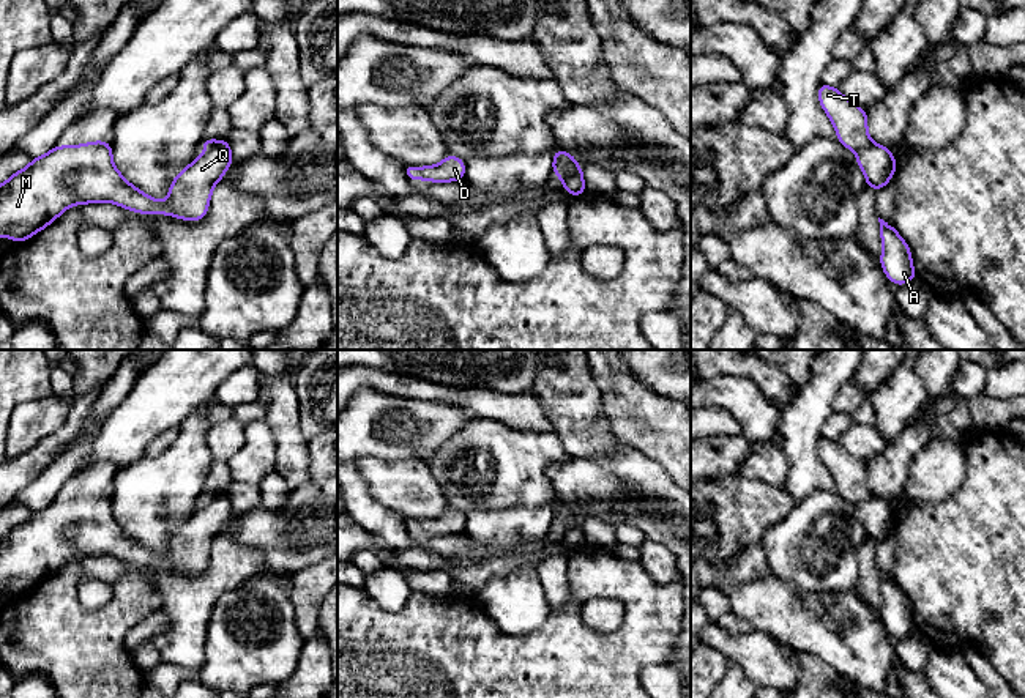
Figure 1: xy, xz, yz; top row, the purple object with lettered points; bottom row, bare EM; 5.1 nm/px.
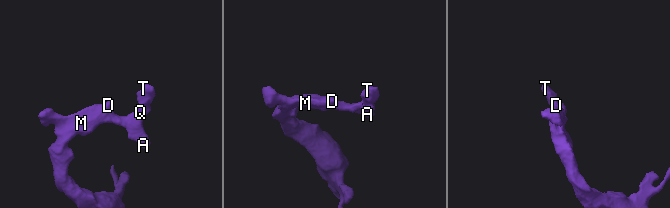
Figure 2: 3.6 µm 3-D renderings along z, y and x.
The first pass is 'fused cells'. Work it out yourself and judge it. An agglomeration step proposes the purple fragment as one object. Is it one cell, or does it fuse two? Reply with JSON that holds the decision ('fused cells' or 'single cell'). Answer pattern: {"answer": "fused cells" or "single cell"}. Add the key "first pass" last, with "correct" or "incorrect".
{"answer": "fused cells", "first pass": "correct"}

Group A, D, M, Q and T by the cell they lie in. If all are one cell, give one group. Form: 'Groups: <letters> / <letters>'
Groups: A D M Q / T

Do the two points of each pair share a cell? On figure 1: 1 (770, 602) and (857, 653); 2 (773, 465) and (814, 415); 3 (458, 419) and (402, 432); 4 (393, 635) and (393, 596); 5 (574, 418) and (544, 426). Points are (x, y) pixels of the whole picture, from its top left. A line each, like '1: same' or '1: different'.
1: same
2: different
3: same
4: different
5: different

